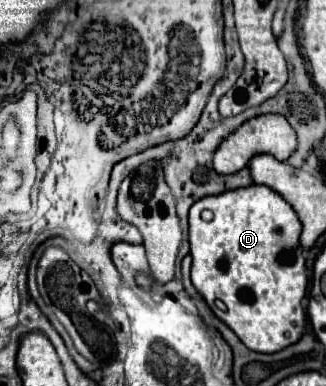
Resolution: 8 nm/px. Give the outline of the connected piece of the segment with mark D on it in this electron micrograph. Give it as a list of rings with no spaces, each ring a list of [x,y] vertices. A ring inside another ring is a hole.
[[[246,186],[228,190],[218,196],[198,200],[190,208],[190,254],[192,254],[192,282],[206,298],[212,312],[228,324],[234,334],[254,352],[274,354],[290,344],[296,344],[306,328],[306,310],[302,300],[306,296],[308,276],[304,254],[300,250],[302,222],[292,206],[268,186]],[[210,210],[212,220],[202,220],[202,212]],[[216,300],[226,304],[226,312],[216,306]]]

